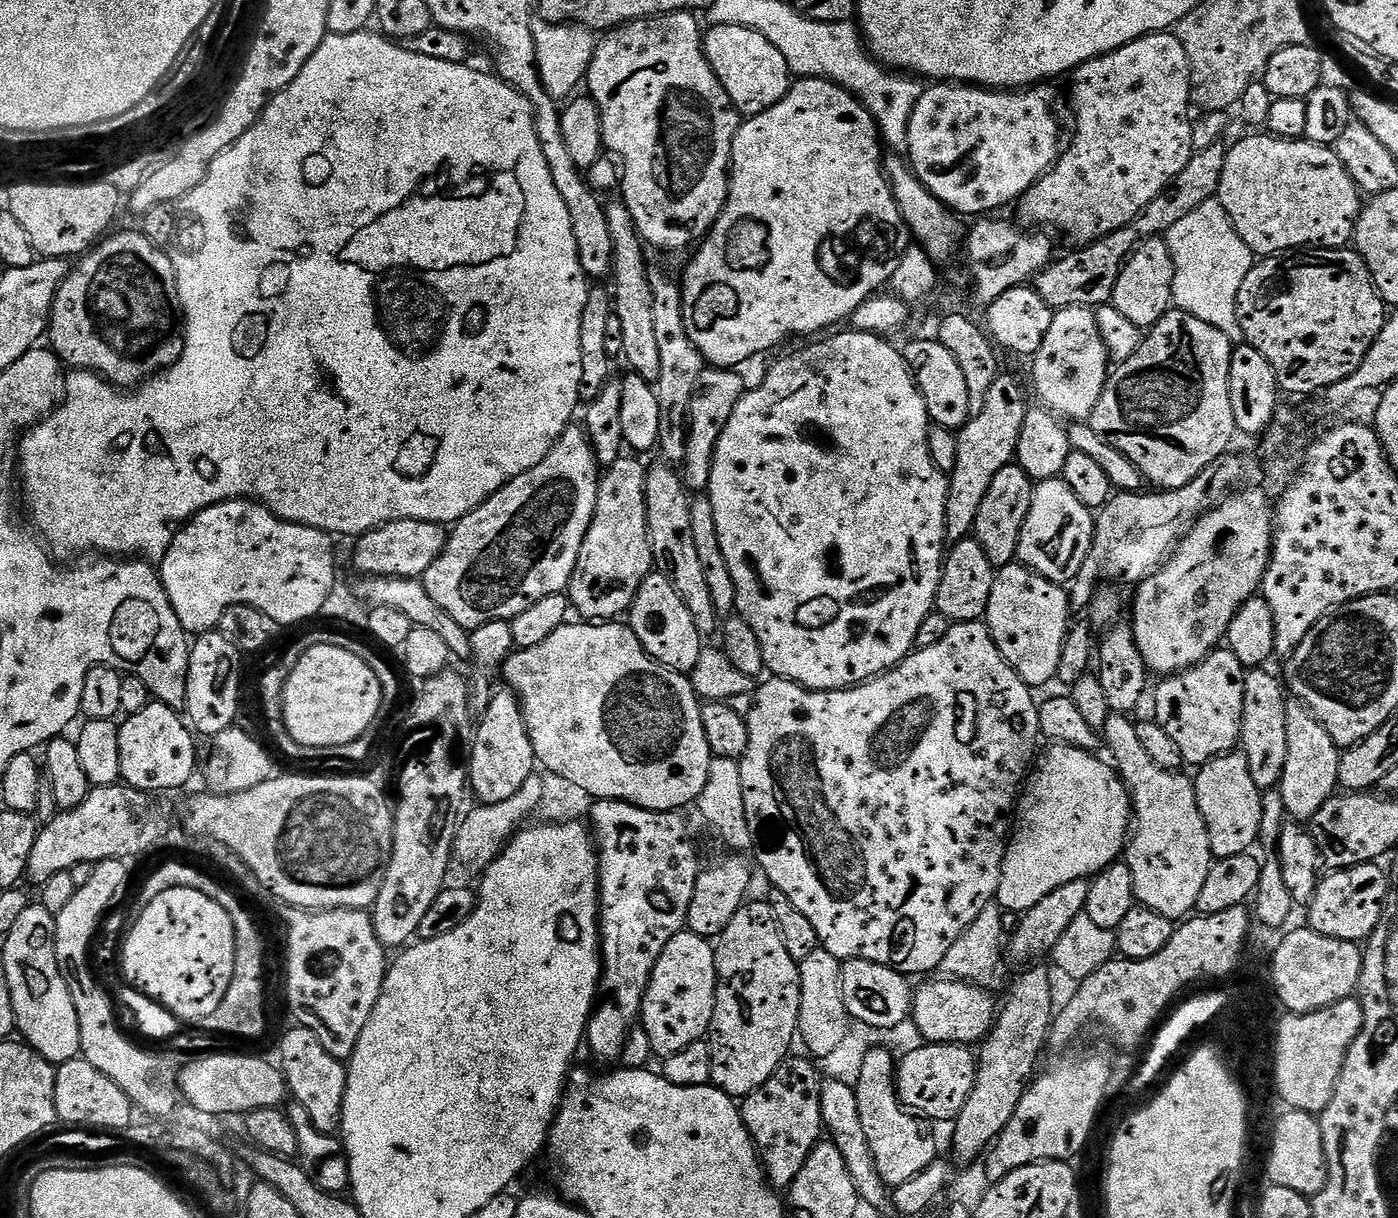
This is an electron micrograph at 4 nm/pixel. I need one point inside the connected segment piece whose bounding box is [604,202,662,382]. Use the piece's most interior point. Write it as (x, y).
(633, 300)

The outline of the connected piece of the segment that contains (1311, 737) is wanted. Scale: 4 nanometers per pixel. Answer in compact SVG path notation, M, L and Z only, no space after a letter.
M1299 702L1289 703L1286 714L1286 770L1278 785L1287 815L1296 822L1308 822L1331 796L1337 795L1340 784L1342 749L1336 745L1326 726Z

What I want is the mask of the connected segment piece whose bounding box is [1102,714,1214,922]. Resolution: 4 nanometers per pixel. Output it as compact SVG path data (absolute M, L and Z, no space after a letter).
M1114 714L1102 730L1103 743L1106 748L1108 744L1109 750L1116 755L1114 767L1124 783L1128 785L1132 798L1135 831L1130 836L1126 862L1134 874L1137 901L1145 908L1153 908L1156 912L1169 916L1172 921L1180 922L1196 912L1196 903L1202 894L1202 886L1206 886L1206 878L1214 863L1208 826L1198 806L1193 777L1183 776L1183 771L1163 768L1155 764L1138 738L1136 724L1128 720L1131 719L1127 715Z

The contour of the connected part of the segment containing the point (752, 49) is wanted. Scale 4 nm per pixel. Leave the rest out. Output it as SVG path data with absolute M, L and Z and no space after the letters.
M717 24L709 29L704 36L704 53L737 112L745 117L757 116L770 110L770 106L788 93L790 73L786 58L782 58L774 42L766 42L758 30L750 30L746 26Z

